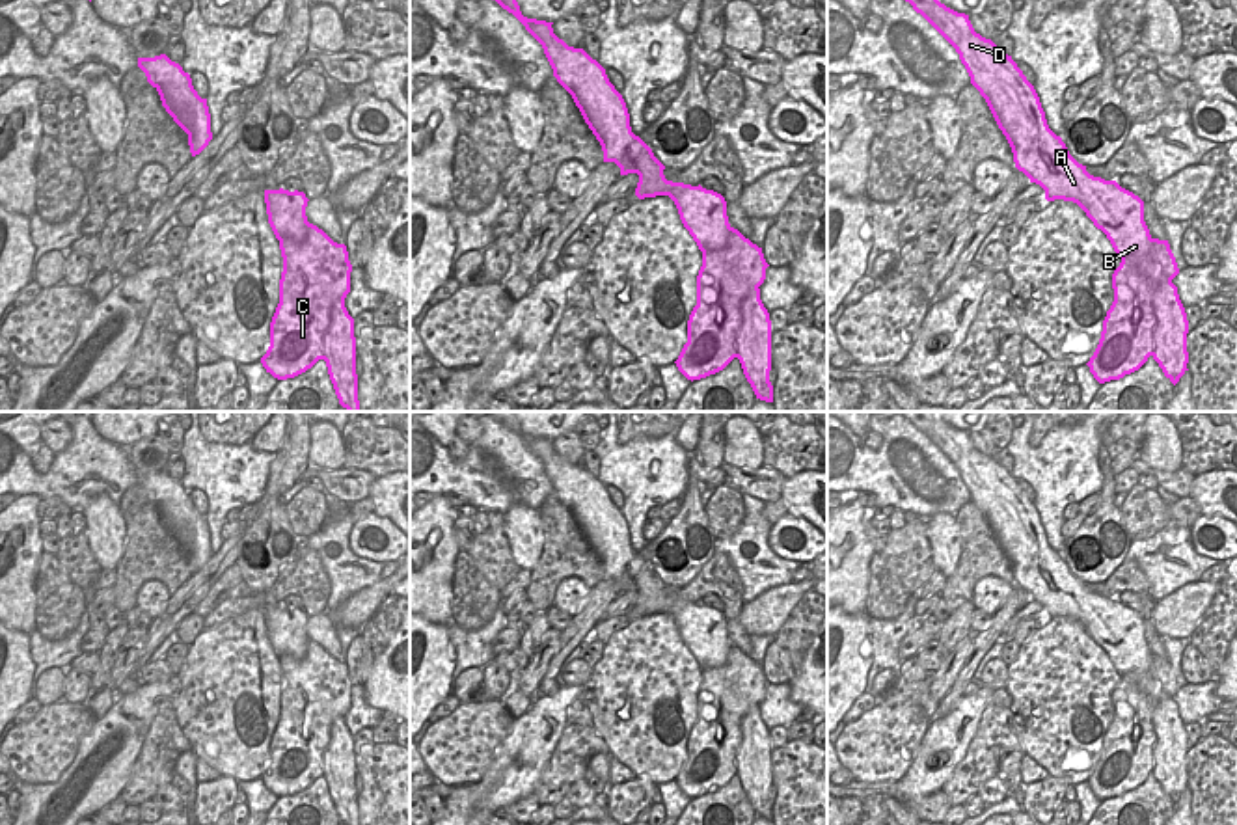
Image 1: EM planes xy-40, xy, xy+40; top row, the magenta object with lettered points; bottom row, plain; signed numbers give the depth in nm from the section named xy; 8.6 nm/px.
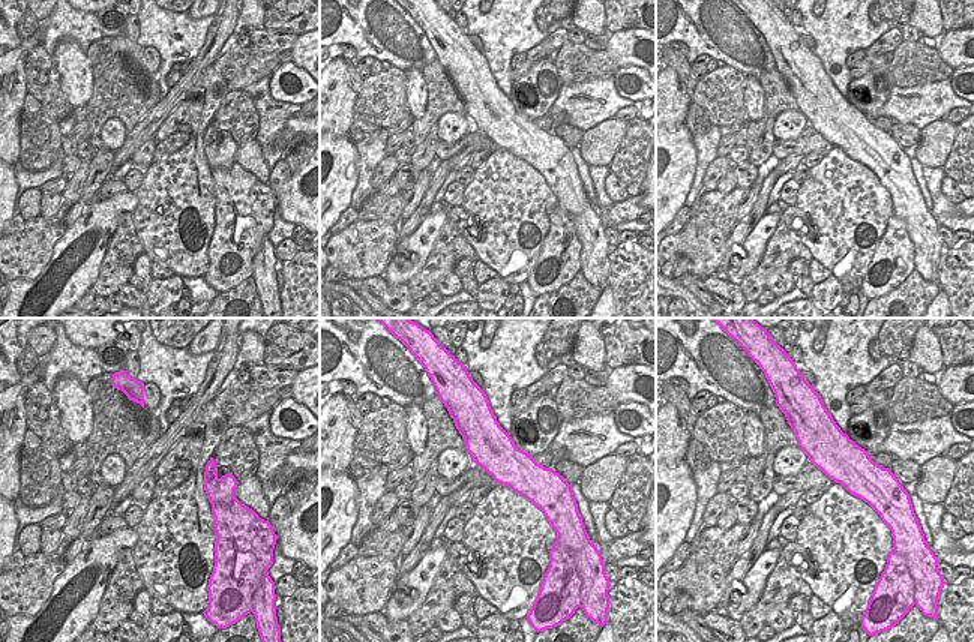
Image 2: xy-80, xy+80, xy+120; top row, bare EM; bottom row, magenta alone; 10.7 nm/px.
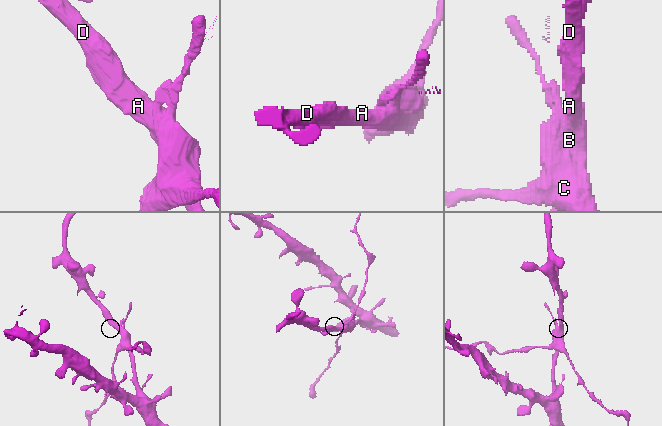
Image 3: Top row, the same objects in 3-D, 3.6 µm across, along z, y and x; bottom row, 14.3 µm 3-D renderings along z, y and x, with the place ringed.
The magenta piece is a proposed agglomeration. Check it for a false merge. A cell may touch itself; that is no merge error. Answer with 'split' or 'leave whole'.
split

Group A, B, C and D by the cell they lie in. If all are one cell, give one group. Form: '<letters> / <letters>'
A B D / C

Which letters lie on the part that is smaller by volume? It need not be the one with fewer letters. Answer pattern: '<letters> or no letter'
C

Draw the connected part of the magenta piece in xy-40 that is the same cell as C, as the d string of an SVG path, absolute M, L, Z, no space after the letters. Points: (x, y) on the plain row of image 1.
M313 641L302 659L279 656L279 667L279 721L261 780L274 795L287 797L324 775L322 754L330 743L330 728L335 717L345 717L350 710L352 682L347 663L333 659Z

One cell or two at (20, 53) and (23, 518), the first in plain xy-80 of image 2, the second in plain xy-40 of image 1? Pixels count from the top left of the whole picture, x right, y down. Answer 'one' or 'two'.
one

